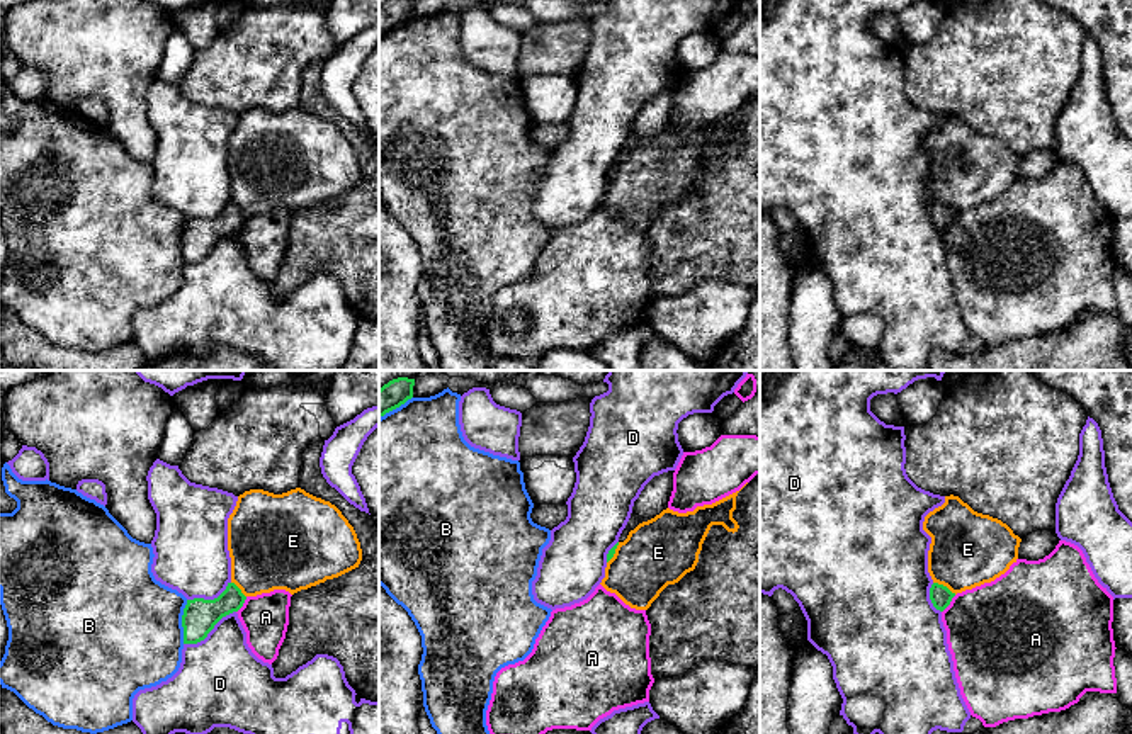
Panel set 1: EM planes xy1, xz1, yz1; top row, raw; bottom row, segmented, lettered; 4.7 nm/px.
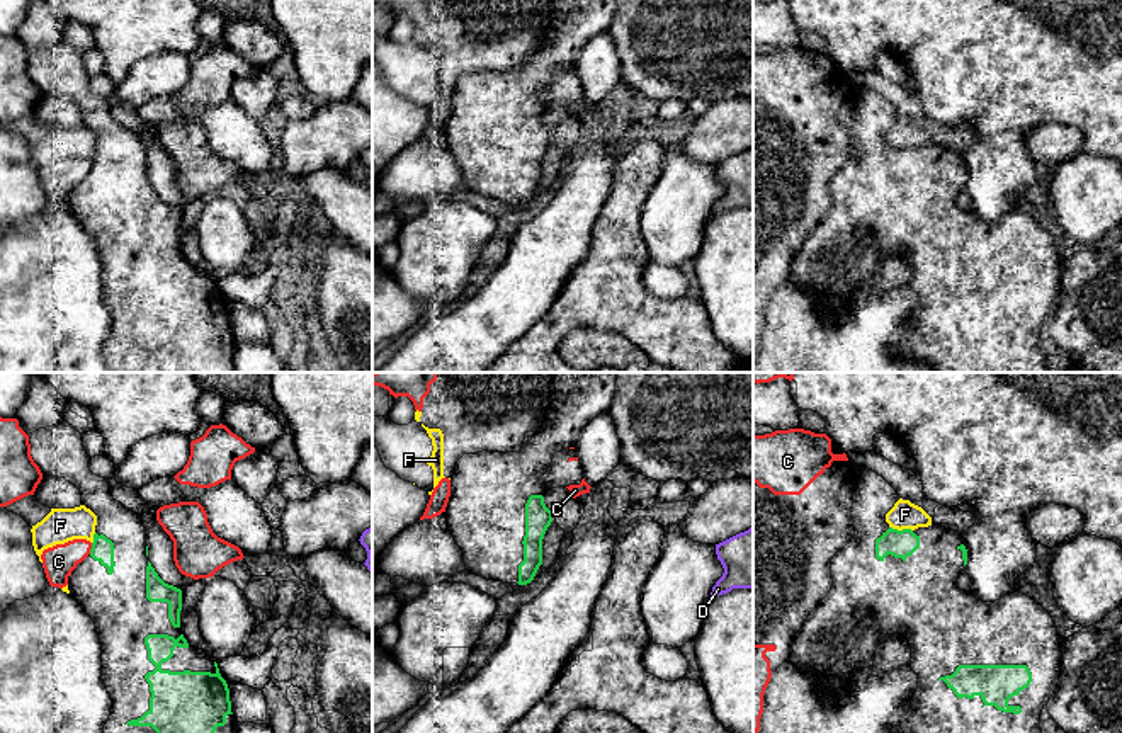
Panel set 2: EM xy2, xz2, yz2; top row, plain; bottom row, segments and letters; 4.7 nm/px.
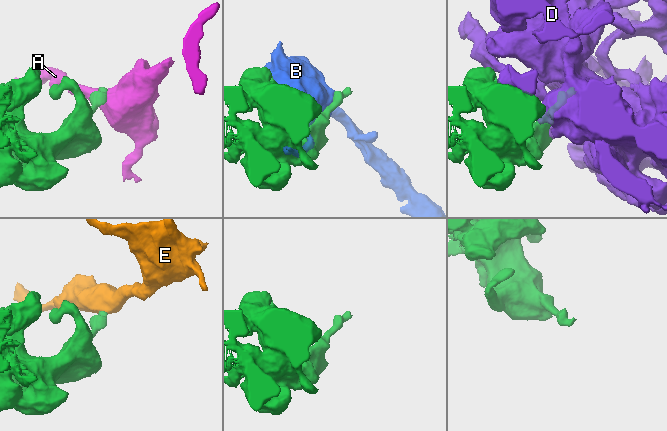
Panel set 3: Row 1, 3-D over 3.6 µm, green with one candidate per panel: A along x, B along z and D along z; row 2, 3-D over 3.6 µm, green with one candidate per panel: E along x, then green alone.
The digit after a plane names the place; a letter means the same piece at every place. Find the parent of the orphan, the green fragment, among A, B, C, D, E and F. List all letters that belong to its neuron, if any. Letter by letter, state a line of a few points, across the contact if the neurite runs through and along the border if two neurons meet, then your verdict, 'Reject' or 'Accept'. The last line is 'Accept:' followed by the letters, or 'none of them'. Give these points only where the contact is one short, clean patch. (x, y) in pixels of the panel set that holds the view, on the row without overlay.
A: Line: yz1 (956, 214), (942, 231). Reject
B: Reject
C: Reject
D: Reject
E: Line: yz1 (933, 201), (956, 213). Reject
F: Reject
Accept: none of them

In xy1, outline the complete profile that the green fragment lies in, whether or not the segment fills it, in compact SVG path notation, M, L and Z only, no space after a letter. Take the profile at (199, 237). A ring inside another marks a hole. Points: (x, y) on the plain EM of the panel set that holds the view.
M228 202L226 209L214 219L187 219L182 234L184 263L197 263L204 260L214 245L223 236L238 231L245 219L246 216L235 202Z

